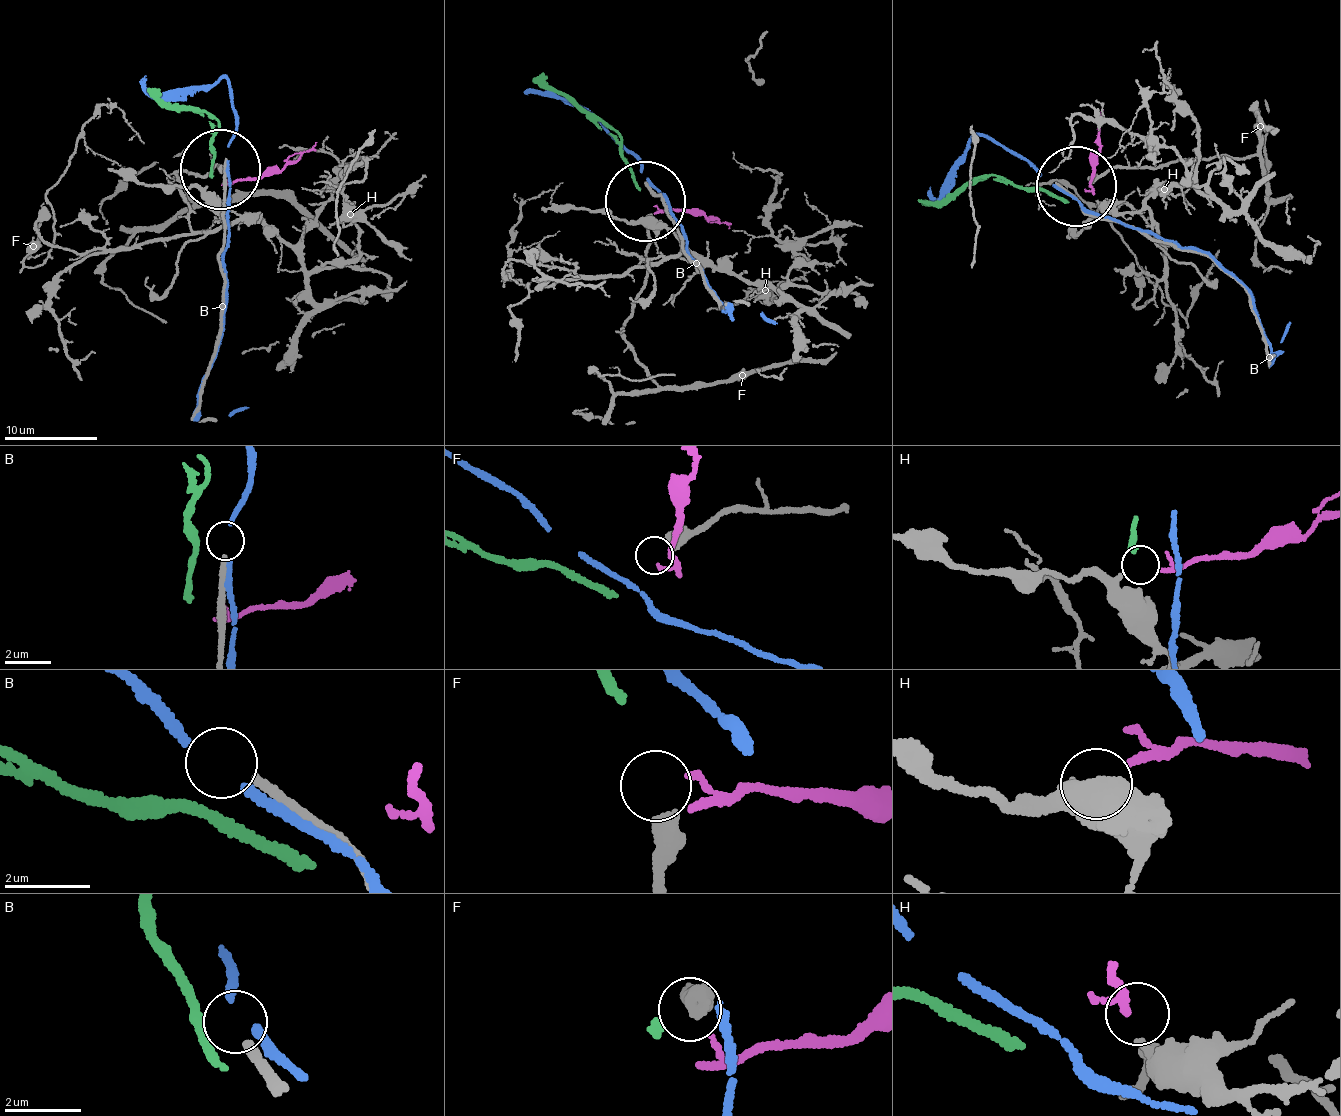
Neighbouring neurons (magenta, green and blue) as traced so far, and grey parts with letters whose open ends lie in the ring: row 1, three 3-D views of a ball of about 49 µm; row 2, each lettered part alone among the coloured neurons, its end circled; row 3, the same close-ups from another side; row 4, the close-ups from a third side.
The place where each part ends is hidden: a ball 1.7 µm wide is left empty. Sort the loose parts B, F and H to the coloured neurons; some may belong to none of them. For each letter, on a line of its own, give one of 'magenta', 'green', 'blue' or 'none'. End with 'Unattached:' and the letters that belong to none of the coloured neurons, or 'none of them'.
B: none
F: none
H: magenta
Unattached: B, F

